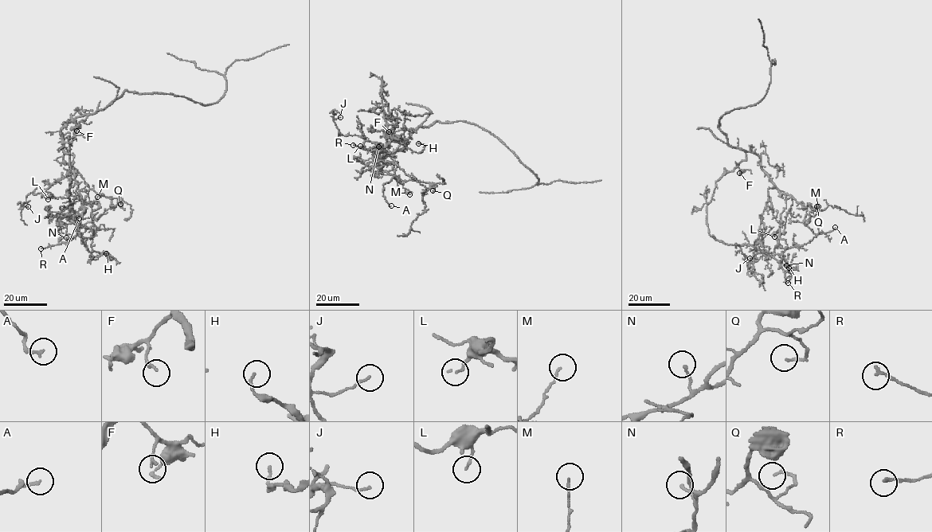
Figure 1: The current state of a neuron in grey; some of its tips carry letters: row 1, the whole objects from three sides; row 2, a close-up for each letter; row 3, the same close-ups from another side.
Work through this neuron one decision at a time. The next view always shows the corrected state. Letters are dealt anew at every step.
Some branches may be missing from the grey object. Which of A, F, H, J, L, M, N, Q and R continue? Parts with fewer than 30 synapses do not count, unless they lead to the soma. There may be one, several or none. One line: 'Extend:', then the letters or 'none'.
Extend: none

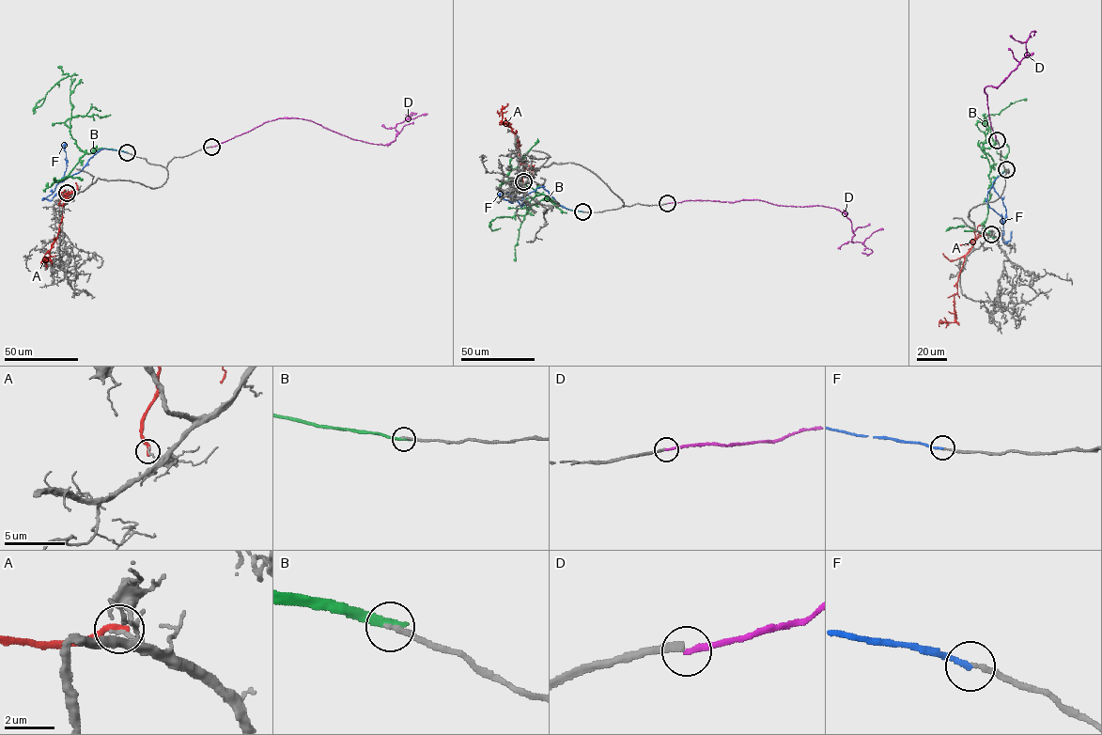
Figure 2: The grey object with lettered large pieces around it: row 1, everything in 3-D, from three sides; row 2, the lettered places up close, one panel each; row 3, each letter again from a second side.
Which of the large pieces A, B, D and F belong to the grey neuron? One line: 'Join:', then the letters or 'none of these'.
Join: F

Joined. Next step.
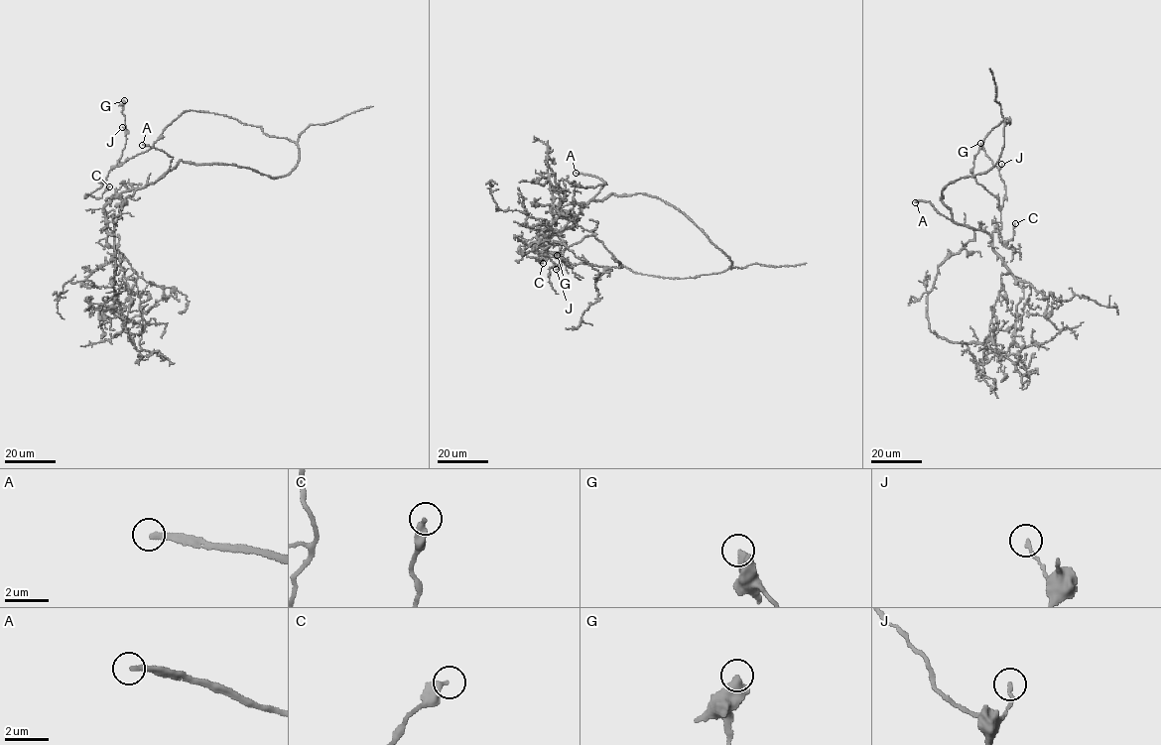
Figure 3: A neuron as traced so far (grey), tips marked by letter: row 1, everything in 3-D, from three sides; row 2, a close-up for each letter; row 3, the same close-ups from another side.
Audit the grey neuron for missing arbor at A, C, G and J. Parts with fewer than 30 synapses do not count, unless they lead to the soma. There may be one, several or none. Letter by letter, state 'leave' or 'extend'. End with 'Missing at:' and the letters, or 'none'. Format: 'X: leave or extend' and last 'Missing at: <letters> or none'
A: extend
C: leave
G: leave
J: leave
Missing at: A

